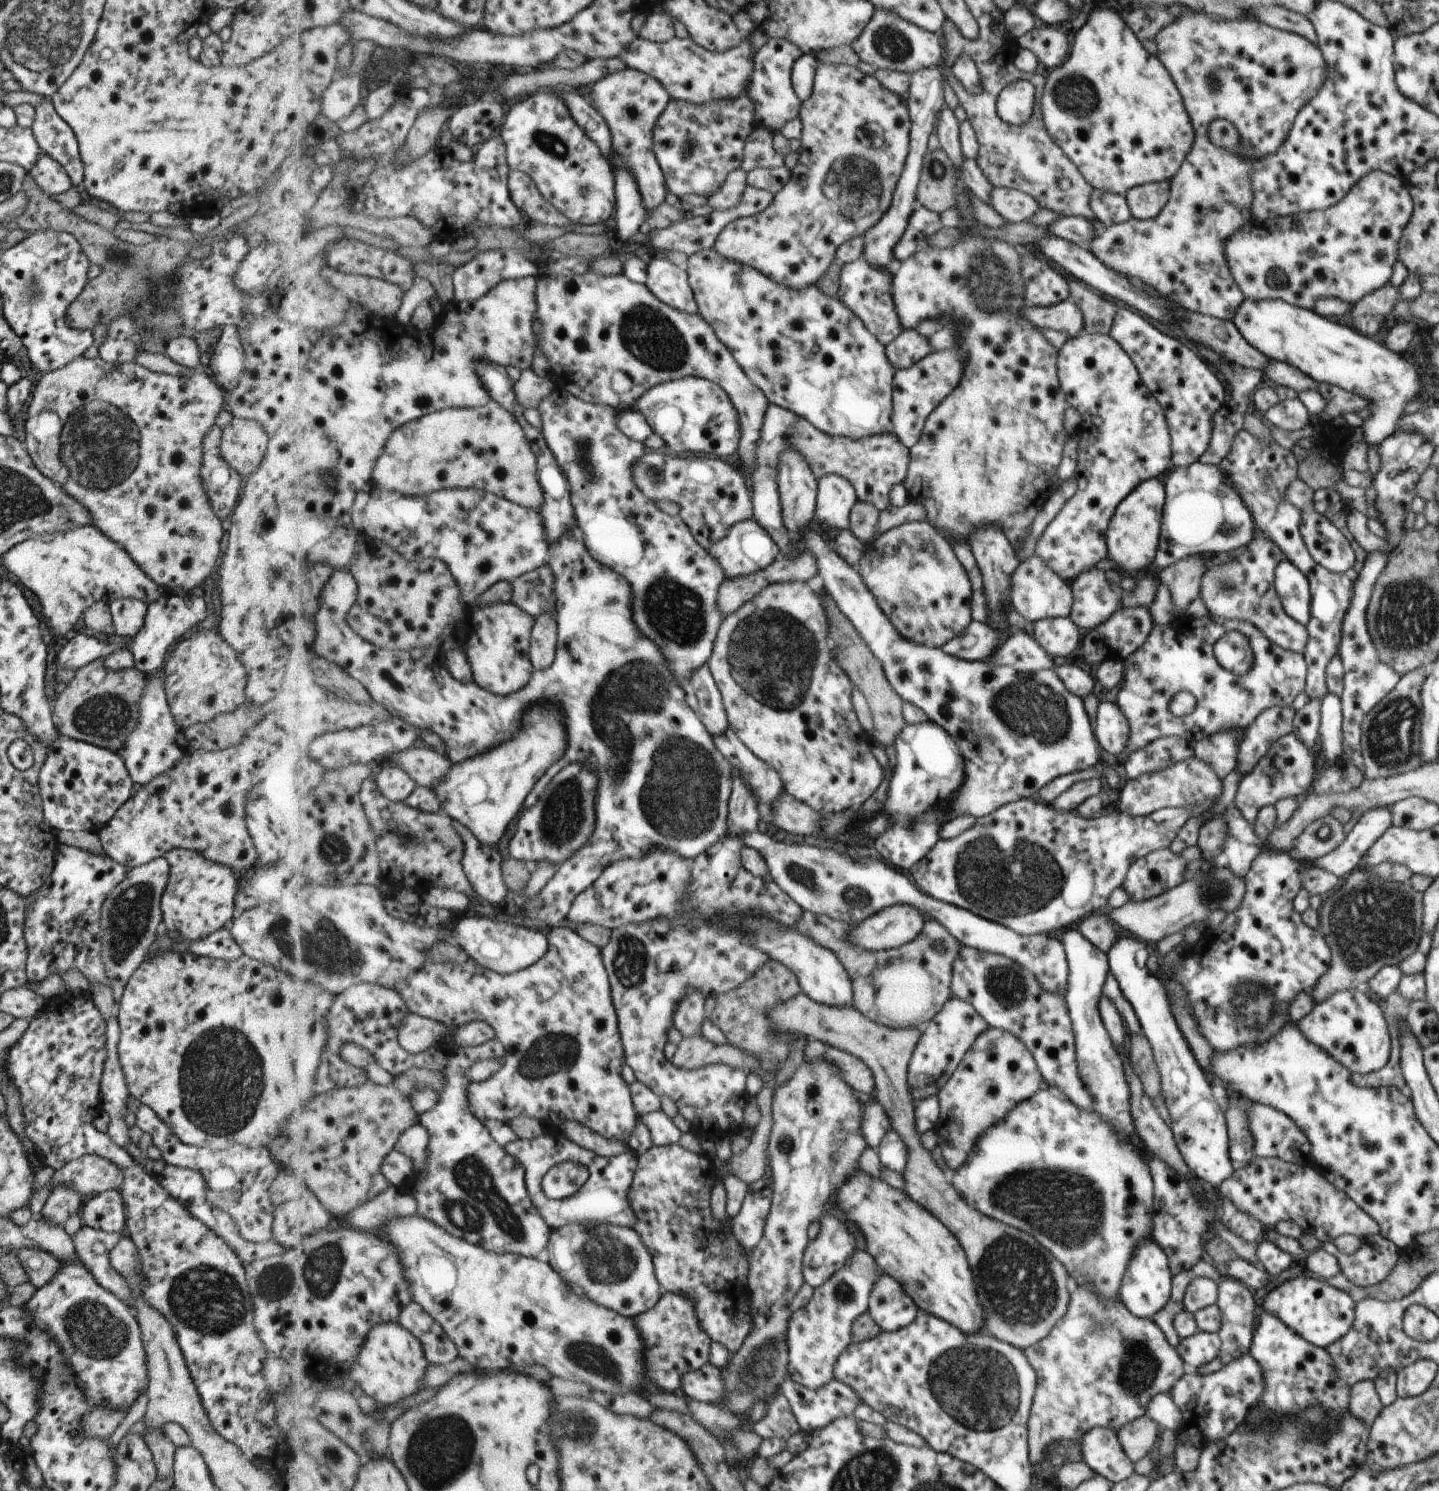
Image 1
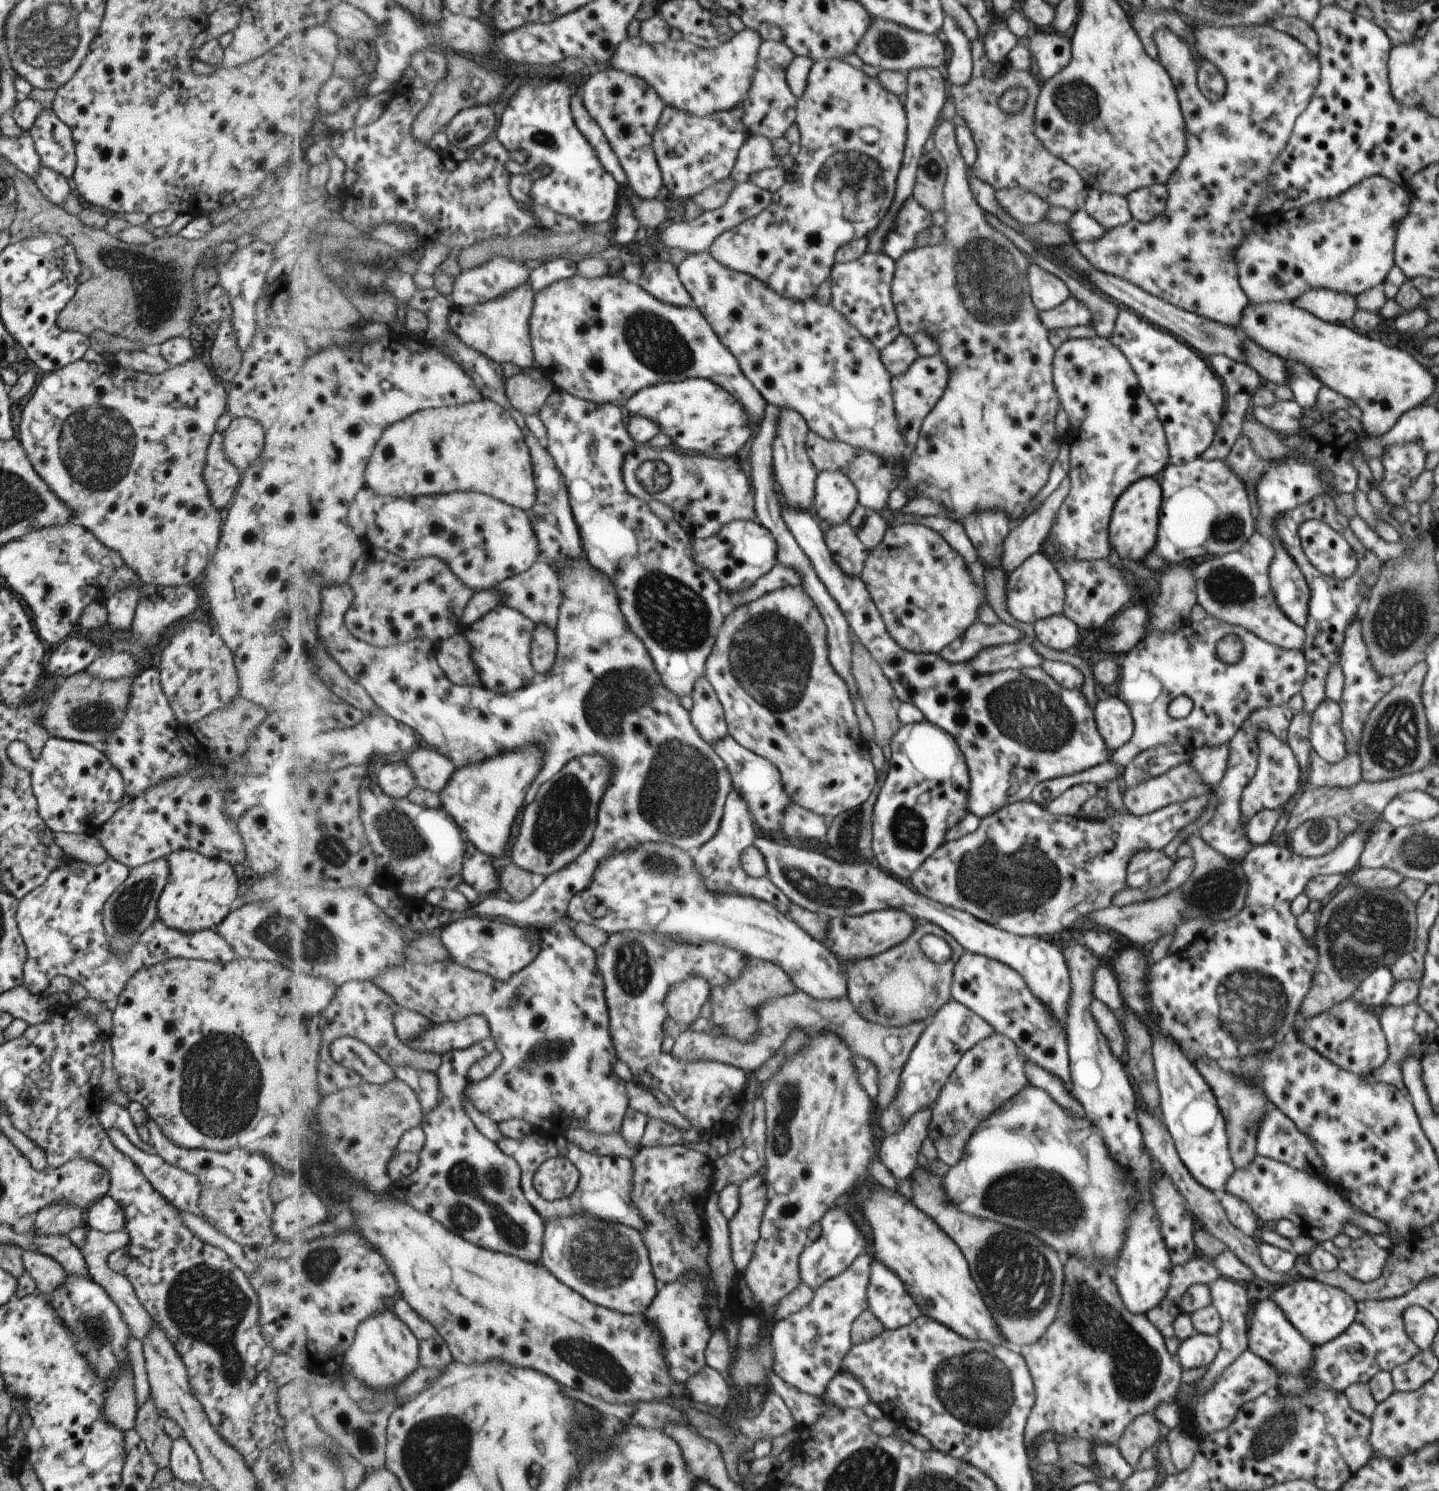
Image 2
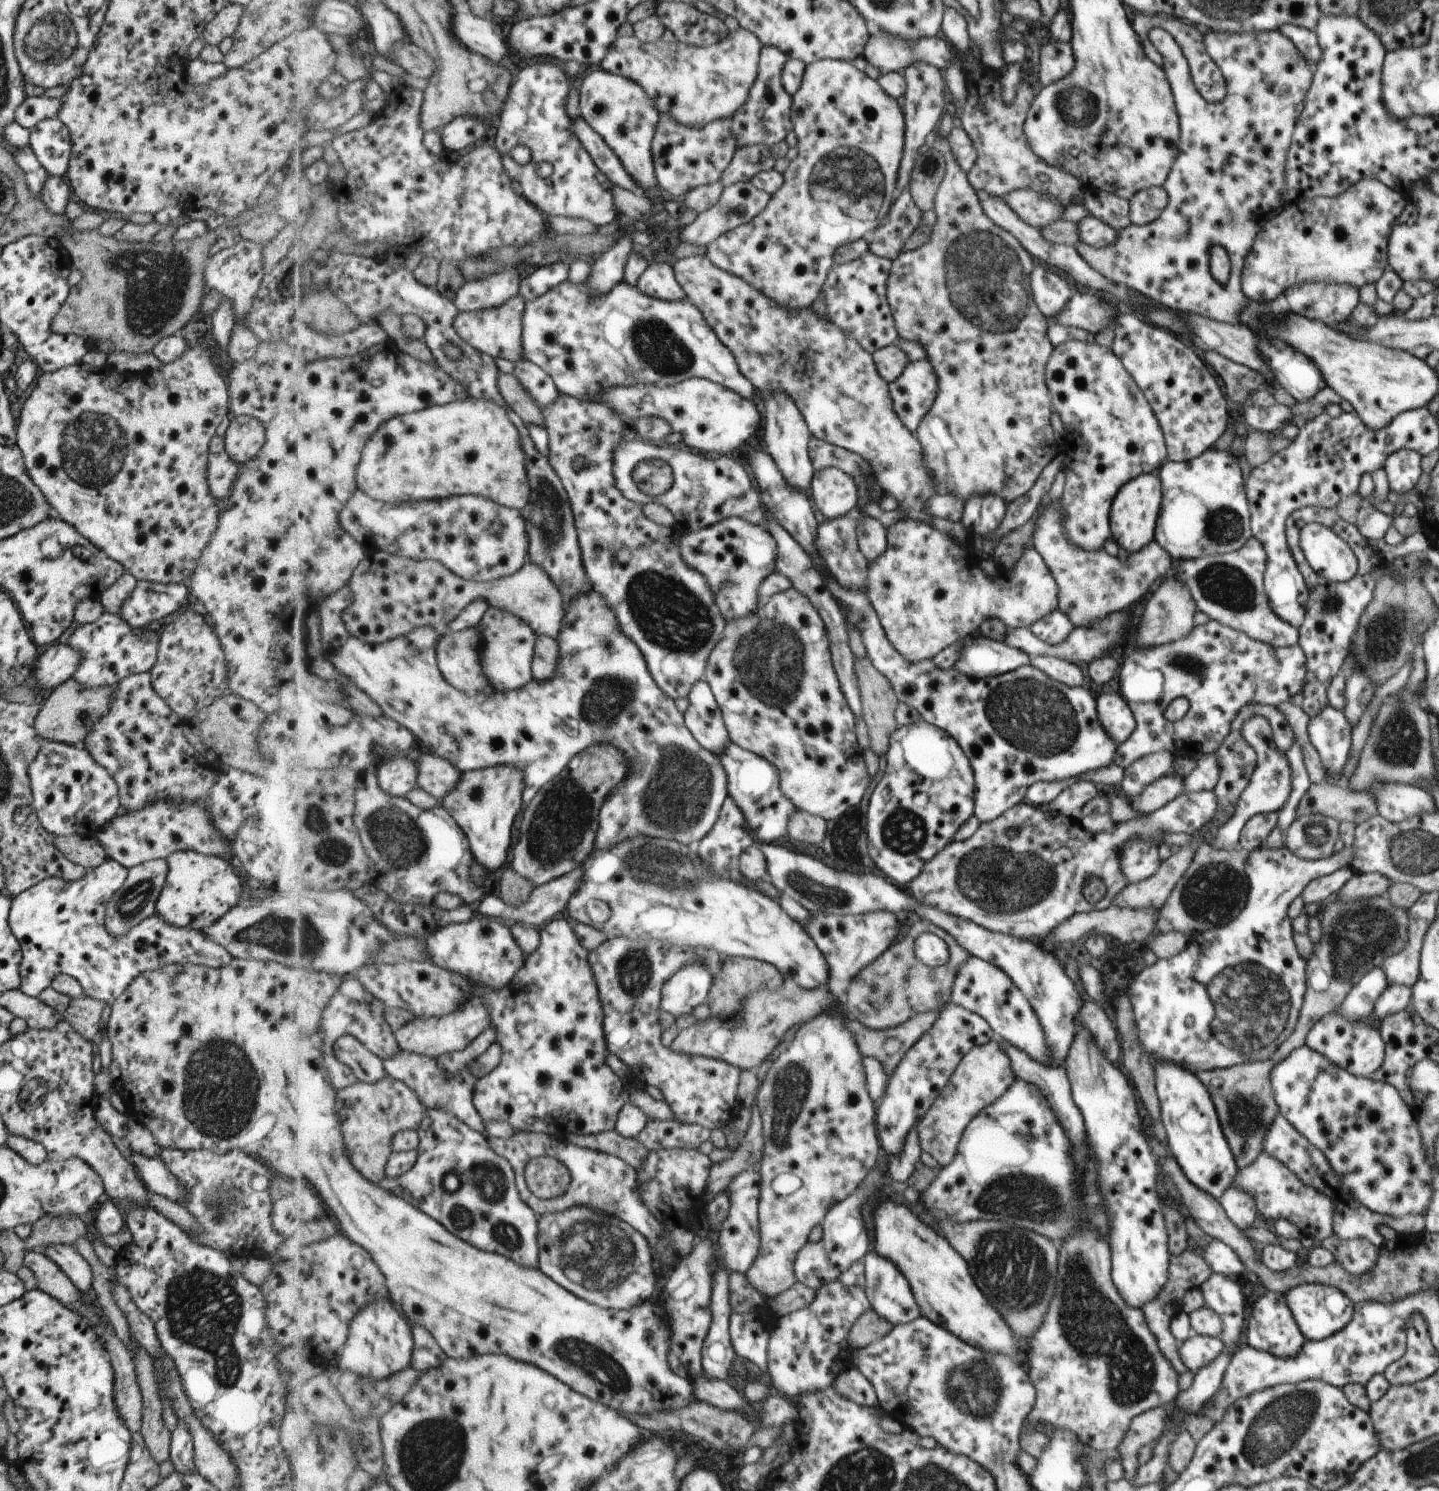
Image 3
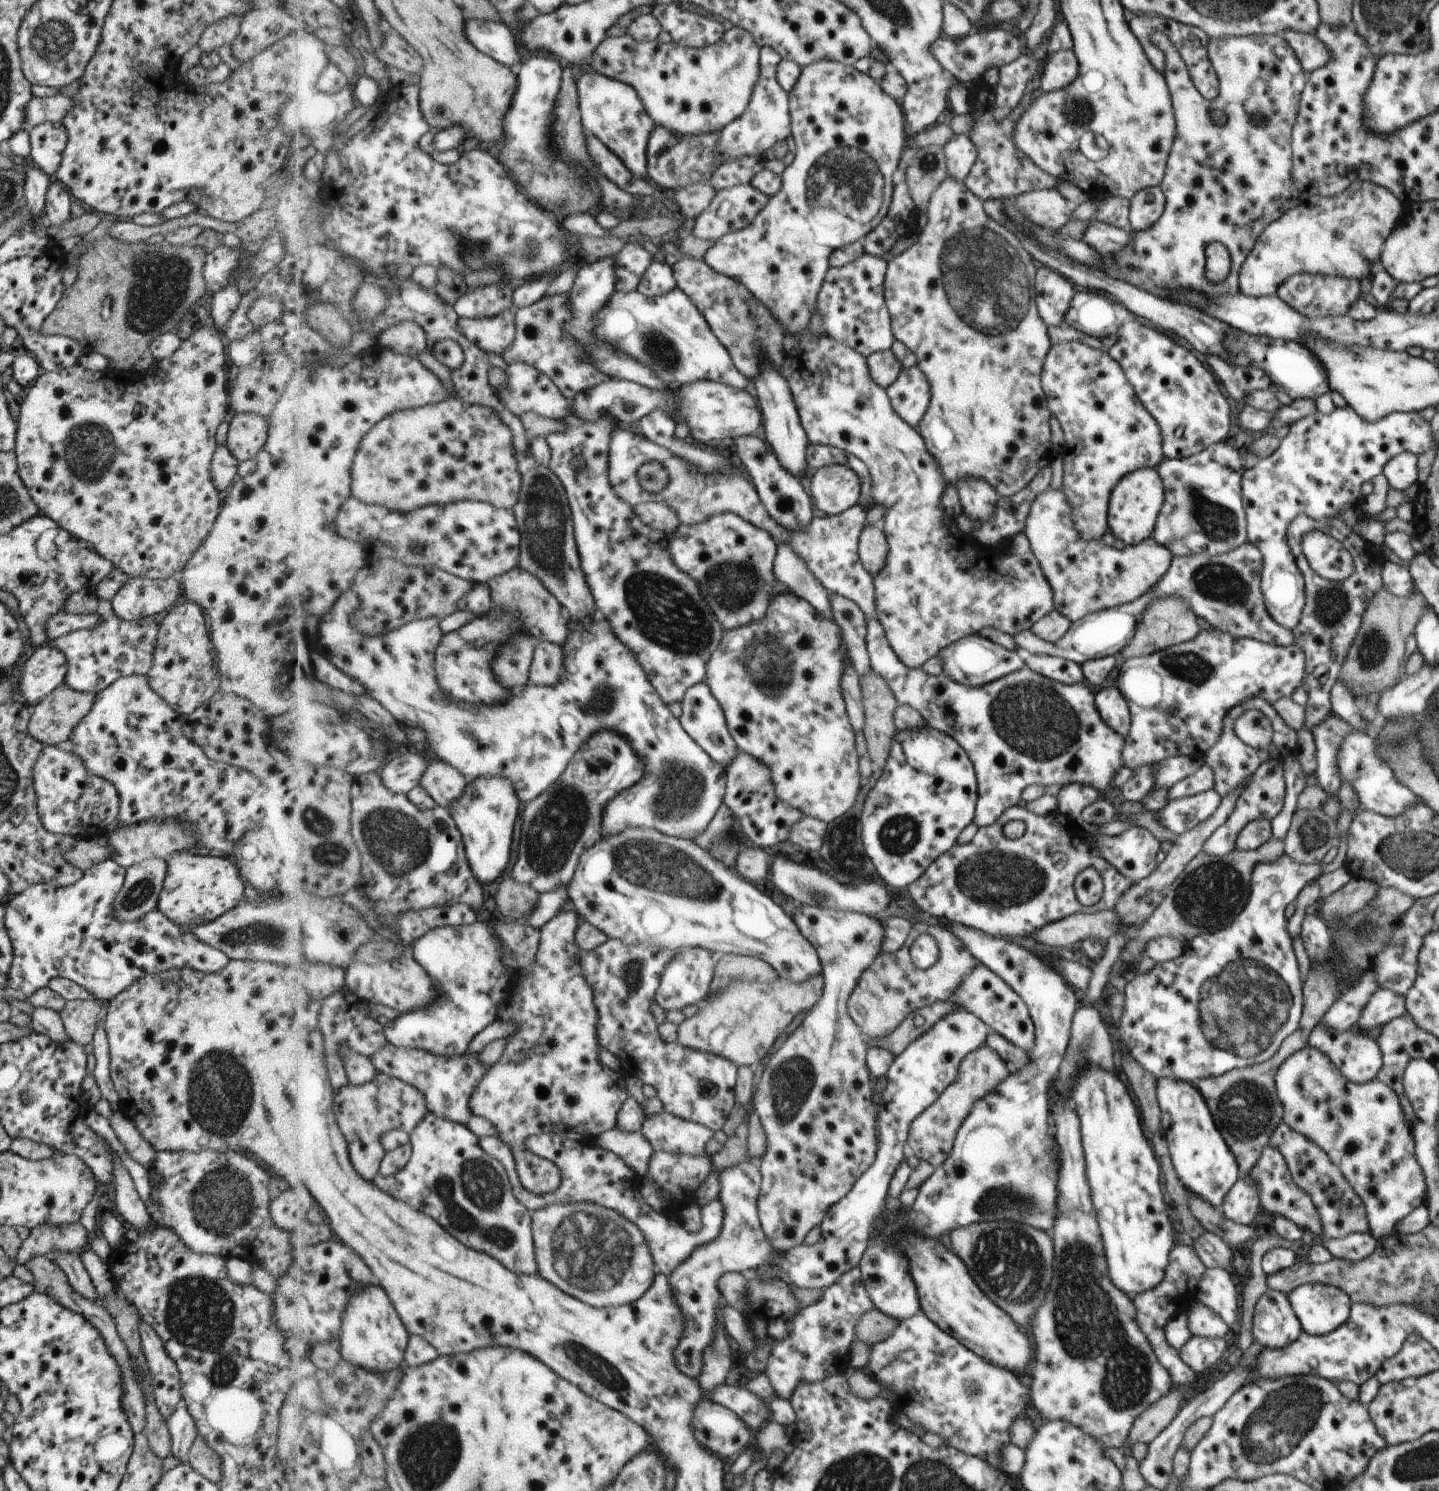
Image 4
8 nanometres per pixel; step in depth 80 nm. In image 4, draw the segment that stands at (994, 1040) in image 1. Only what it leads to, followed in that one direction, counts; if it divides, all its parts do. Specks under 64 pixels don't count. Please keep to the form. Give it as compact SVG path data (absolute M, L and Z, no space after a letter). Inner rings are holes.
M983 1044L981 1048L968 1052L959 1063L956 1081L912 1124L908 1138L909 1153L930 1162L933 1166L940 1167L953 1150L957 1129L962 1120L969 1114L974 1104L995 1091L998 1085L1004 1082L1008 1073L1005 1060L989 1048L989 1045Z

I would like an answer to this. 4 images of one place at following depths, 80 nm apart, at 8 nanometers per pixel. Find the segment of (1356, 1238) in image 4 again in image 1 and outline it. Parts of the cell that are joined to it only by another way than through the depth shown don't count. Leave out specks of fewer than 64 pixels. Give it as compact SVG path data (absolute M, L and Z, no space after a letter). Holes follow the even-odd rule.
M1379 1233L1362 1237L1361 1241L1360 1247L1350 1255L1341 1253L1333 1241L1324 1242L1321 1248L1335 1257L1347 1280L1361 1287L1373 1286L1393 1270L1401 1253Z

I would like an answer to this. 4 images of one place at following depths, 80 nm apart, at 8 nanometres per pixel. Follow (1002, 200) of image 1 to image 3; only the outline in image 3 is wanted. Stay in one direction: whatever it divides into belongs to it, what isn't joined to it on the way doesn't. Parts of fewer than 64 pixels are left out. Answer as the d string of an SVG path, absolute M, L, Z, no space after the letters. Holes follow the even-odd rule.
M1033 189L1009 191L1001 199L1025 224L1039 230L1046 224L1061 219L1065 208L1051 194L1035 192Z

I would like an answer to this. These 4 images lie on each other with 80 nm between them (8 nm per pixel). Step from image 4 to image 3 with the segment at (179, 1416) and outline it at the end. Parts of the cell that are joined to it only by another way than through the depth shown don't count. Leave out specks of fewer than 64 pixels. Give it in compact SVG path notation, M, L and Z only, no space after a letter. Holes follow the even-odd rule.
M178 1421L170 1432L168 1459L177 1473L195 1473L192 1455L192 1440L184 1423Z

